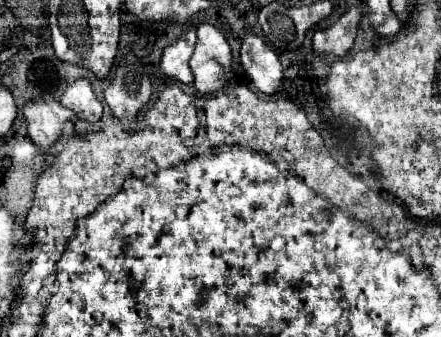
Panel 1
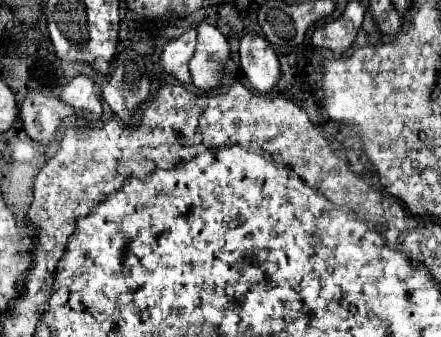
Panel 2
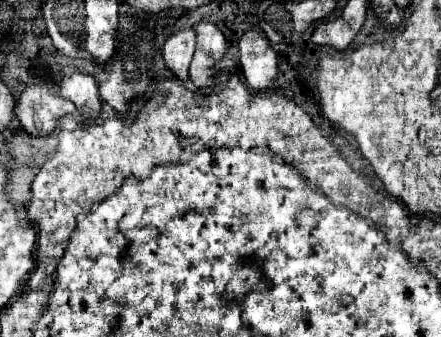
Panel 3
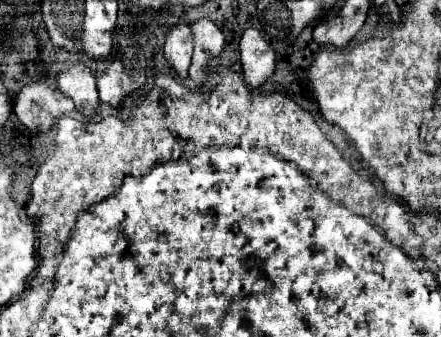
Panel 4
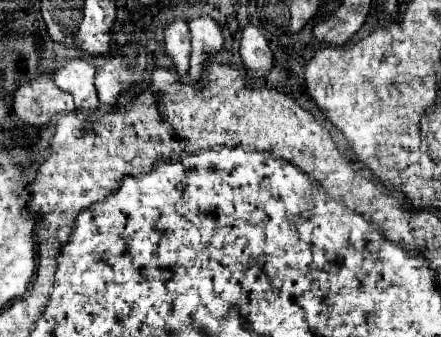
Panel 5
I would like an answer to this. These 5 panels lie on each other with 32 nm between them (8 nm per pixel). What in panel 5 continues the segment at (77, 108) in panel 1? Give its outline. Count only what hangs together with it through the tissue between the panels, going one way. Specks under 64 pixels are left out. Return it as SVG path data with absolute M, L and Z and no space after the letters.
M70 58L66 60L66 66L58 68L54 74L56 84L74 96L76 108L88 114L98 108L94 72L94 66L90 66L84 58Z

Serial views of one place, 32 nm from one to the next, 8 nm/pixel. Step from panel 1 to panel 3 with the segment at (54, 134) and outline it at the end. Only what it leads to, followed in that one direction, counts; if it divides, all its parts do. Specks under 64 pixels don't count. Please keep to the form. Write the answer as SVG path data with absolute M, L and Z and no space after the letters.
M28 86L16 100L16 116L32 136L48 136L58 120L76 108L70 100L50 92L46 86Z

